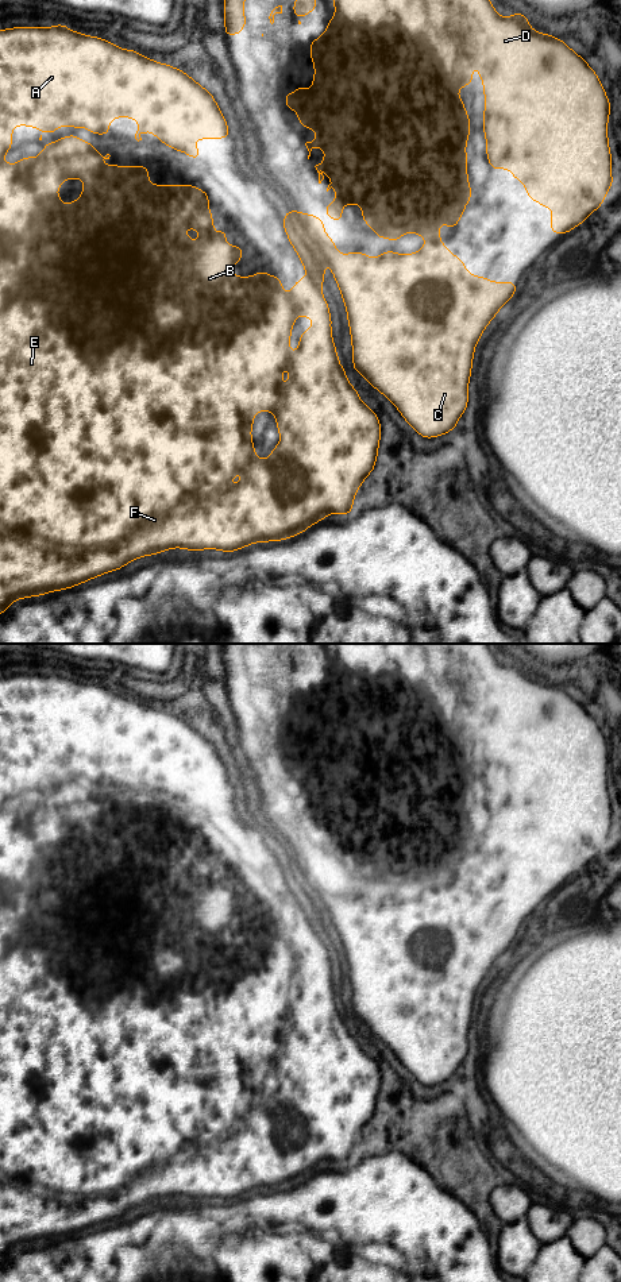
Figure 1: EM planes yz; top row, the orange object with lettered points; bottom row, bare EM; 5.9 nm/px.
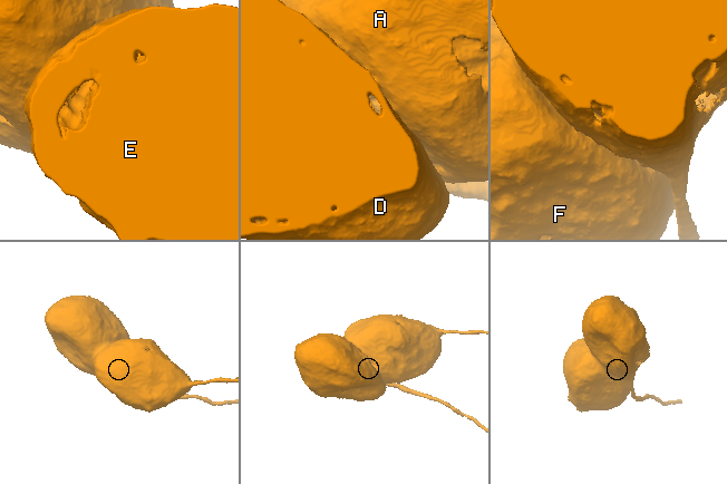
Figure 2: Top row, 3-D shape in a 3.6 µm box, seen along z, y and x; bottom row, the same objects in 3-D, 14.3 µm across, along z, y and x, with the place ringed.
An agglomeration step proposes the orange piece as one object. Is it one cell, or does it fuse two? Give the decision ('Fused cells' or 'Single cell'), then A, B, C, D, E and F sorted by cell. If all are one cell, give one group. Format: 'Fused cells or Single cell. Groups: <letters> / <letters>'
Fused cells. Groups: A B E F / C D

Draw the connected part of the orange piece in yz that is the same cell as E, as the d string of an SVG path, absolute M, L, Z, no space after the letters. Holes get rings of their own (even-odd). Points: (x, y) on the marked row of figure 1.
M62 23L54 27L16 27L7 28L0 31L0 614L4 613L14 601L38 596L51 591L66 590L74 587L80 583L85 583L96 576L104 575L111 571L117 571L123 565L131 563L134 559L157 555L170 548L185 548L186 551L200 551L200 549L221 549L225 553L231 553L236 549L242 549L252 542L265 542L265 541L279 541L289 537L294 537L304 530L306 530L310 525L319 522L320 520L327 518L331 513L348 515L352 511L352 502L356 491L359 490L362 482L369 476L369 474L374 470L378 453L378 445L381 439L381 425L378 416L369 409L359 398L356 389L352 387L347 378L346 371L343 370L338 354L336 347L332 341L331 332L331 321L332 317L329 314L328 304L325 298L321 296L315 283L302 278L296 282L292 287L289 296L286 296L282 290L281 279L274 275L265 274L262 269L259 269L255 277L232 277L232 264L238 260L243 259L243 248L239 246L227 246L225 229L217 229L219 238L213 238L213 219L215 213L208 211L209 198L205 190L198 190L193 185L150 185L148 184L148 167L147 166L113 166L108 165L107 169L101 169L100 165L104 159L109 159L109 154L101 157L96 151L96 144L90 146L89 143L78 139L74 135L65 136L55 143L47 143L43 147L43 151L38 158L26 157L20 159L15 165L3 163L3 158L5 151L12 148L12 127L14 126L31 126L34 128L39 128L40 134L46 130L49 135L62 126L70 124L73 128L84 127L99 135L109 134L109 121L113 117L134 117L139 121L138 131L135 134L135 139L142 140L140 134L146 131L151 131L161 142L170 146L173 150L180 150L186 152L190 158L198 161L201 157L198 155L198 146L192 144L190 139L217 139L230 138L230 131L227 127L227 121L221 115L213 96L200 86L192 77L188 77L181 69L171 67L166 63L158 63L150 58L142 57L135 50L123 50L105 39L97 36L88 36L80 32L74 32L70 28L65 27ZM66 178L80 178L84 181L84 190L81 192L81 198L74 200L72 204L63 205L61 202L61 197L55 194L58 188ZM167 228L198 228L200 240L192 243L189 239L189 233L167 233ZM301 314L304 317L313 318L313 327L305 329L300 337L300 347L292 355L289 352L289 340L292 333L292 327L294 324L296 317ZM289 366L290 367L290 381L281 387L281 372ZM261 410L267 410L273 413L278 425L278 432L281 436L279 444L271 451L267 460L262 460L255 456L255 448L251 440L251 426L254 422L254 414ZM236 472L243 472L244 478L240 483L230 487L224 494L215 497L213 494L220 491L223 487L227 487L231 478Z

